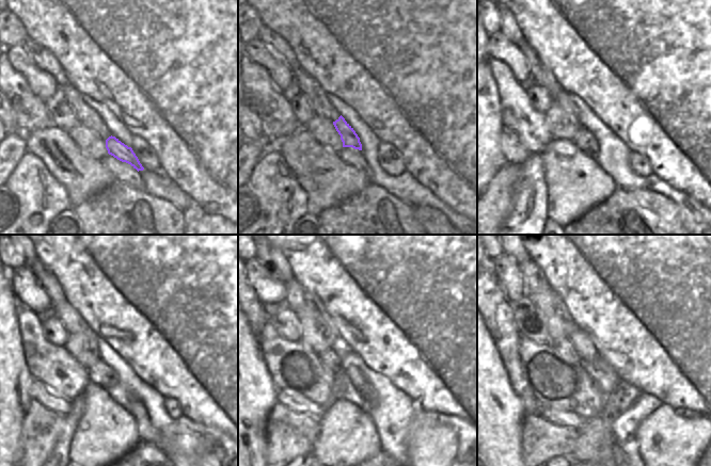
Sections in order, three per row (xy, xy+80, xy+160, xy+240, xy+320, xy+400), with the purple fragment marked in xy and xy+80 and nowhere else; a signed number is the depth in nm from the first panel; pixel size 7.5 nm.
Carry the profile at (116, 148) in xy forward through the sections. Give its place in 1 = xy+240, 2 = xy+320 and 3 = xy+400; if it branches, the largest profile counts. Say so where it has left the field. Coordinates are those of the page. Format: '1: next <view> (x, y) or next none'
1: next xy+240 (72, 320)
2: next xy+320 (296, 296)
3: next xy+400 (533, 276)

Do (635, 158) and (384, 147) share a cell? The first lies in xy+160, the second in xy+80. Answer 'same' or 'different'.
same

